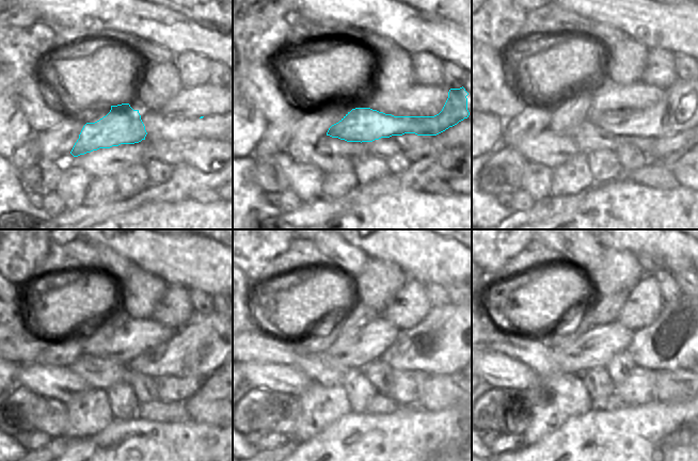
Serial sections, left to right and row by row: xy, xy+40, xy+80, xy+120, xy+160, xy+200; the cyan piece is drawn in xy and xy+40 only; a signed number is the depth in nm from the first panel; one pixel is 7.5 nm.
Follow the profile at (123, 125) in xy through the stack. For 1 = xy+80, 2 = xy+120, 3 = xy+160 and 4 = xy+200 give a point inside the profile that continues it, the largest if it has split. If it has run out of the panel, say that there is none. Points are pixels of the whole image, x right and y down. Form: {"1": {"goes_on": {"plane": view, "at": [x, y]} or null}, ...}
{"1": {"goes_on": {"plane": "xy+80", "at": [684, 105]}}, "2": {"goes_on": {"plane": "xy+120", "at": [200, 348]}}, "3": {"goes_on": {"plane": "xy+160", "at": [448, 336]}}, "4": {"goes_on": {"plane": "xy+200", "at": [685, 329]}}}

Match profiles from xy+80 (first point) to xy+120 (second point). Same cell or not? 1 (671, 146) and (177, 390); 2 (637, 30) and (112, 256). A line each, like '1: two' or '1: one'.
1: one
2: two

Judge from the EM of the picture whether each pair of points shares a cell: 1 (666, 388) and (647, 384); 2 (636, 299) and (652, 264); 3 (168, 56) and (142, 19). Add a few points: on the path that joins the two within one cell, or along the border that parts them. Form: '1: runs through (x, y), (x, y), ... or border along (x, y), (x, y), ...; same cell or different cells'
1: border along (656, 371), (654, 399); different cells
2: border along (645, 273), (652, 274); different cells
3: border along (137, 36), (162, 45), (174, 54); different cells

